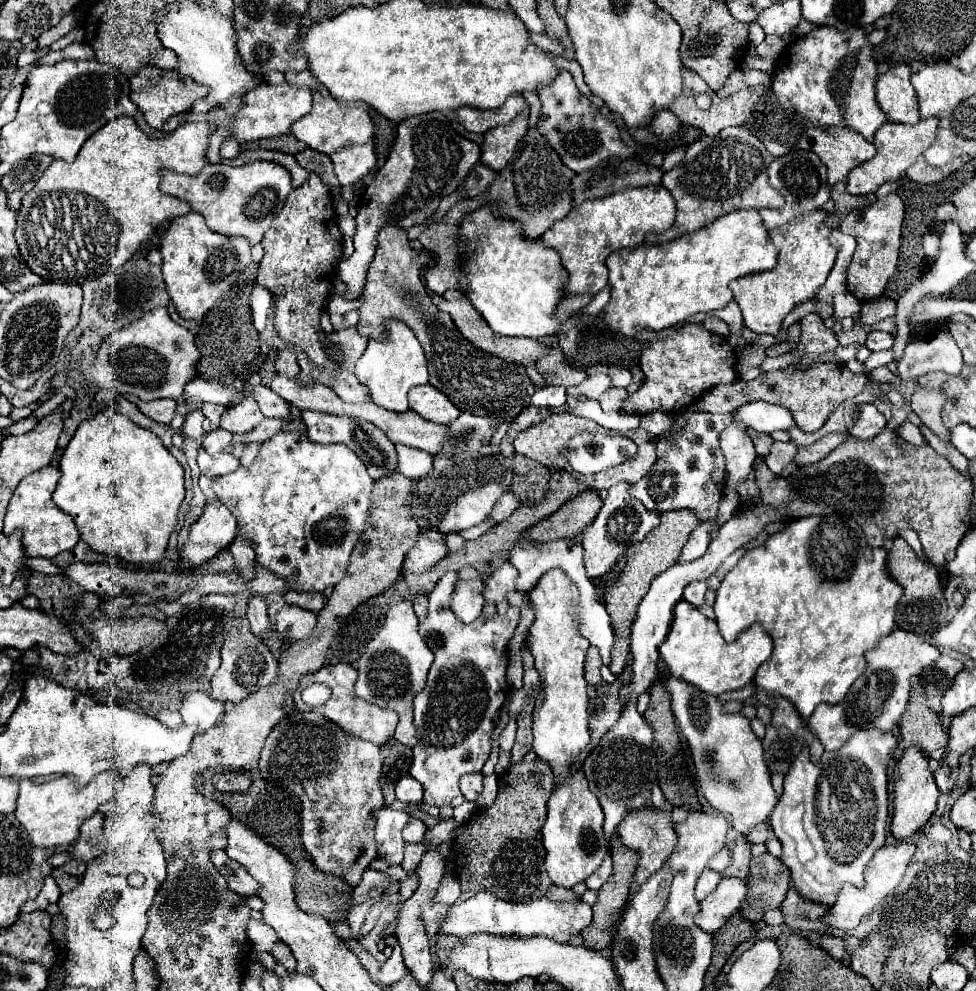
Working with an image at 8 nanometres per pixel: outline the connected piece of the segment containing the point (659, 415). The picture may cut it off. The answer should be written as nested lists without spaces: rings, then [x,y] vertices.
[[[650,412],[648,416],[642,416],[640,426],[650,434],[660,436],[664,430],[668,430],[672,426],[672,416],[664,414],[664,412]]]

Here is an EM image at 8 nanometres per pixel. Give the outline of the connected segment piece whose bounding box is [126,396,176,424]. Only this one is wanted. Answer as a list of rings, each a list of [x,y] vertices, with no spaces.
[[[126,396],[130,402],[134,402],[140,412],[160,424],[170,424],[170,420],[174,418],[174,412],[176,412],[176,400],[170,400],[170,398],[162,398],[162,400],[154,400],[154,402],[142,402],[140,398],[136,396]]]

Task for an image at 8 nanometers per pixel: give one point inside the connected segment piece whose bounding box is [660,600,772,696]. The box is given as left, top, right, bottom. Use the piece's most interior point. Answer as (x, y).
(694, 651)

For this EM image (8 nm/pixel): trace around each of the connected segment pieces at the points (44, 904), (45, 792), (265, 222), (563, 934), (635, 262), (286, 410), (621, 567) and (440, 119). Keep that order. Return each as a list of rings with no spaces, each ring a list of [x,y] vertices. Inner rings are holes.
[[[52,876],[46,878],[40,894],[36,896],[36,900],[28,900],[24,906],[22,906],[22,912],[38,912],[38,910],[46,910],[50,904],[56,904],[58,898],[60,898],[60,888],[58,884],[54,882]]]
[[[106,770],[98,774],[88,786],[78,788],[72,776],[62,776],[44,784],[32,784],[28,782],[24,788],[20,788],[18,794],[18,806],[16,806],[16,818],[24,826],[32,826],[32,832],[28,832],[30,840],[38,848],[54,848],[54,846],[66,846],[78,840],[78,828],[86,818],[90,818],[104,802],[112,800],[116,794],[116,774],[112,770]]]
[[[250,162],[242,166],[206,164],[196,176],[164,170],[160,190],[188,202],[194,212],[206,218],[210,230],[224,236],[244,236],[250,246],[256,246],[282,210],[286,196],[292,192],[292,186],[288,172],[282,166],[272,162]]]
[[[482,890],[472,898],[458,902],[448,908],[446,916],[438,924],[438,932],[454,936],[474,936],[474,934],[494,934],[494,936],[546,936],[556,942],[568,942],[572,936],[580,934],[592,922],[592,908],[582,902],[550,902],[538,898],[532,902],[506,902],[496,894]]]
[[[734,210],[726,216],[716,218],[708,226],[696,232],[688,232],[662,246],[652,246],[652,248],[638,246],[632,250],[626,248],[616,250],[606,260],[606,266],[610,268],[608,282],[612,286],[612,298],[604,308],[604,320],[614,332],[620,332],[624,336],[634,336],[638,330],[664,330],[686,320],[692,314],[720,310],[733,299],[729,289],[732,280],[754,272],[772,270],[776,266],[778,254],[780,252],[774,246],[772,238],[768,236],[768,230],[762,224],[758,210]]]
[[[256,386],[250,394],[258,402],[258,406],[260,406],[260,410],[262,410],[264,416],[268,416],[268,418],[280,418],[280,420],[294,420],[290,404],[284,398],[280,398],[278,394],[274,394],[270,388]]]
[[[674,510],[668,514],[660,514],[660,526],[654,528],[640,544],[632,544],[632,548],[628,548],[624,552],[624,556],[618,560],[618,564],[612,566],[612,570],[608,570],[602,576],[602,580],[600,580],[602,582],[602,602],[606,606],[606,612],[612,618],[612,628],[614,628],[614,646],[612,646],[612,662],[610,662],[610,672],[614,676],[620,676],[620,672],[626,666],[626,656],[630,652],[630,630],[636,620],[640,600],[646,596],[652,580],[676,564],[690,532],[696,528],[696,524],[700,524],[700,520],[690,510]]]
[[[428,112],[424,116],[414,116],[398,126],[396,142],[390,150],[386,164],[378,170],[372,184],[364,190],[358,214],[356,214],[356,234],[354,234],[354,254],[338,264],[338,276],[348,284],[346,300],[360,300],[366,284],[366,272],[378,248],[378,232],[386,224],[408,230],[424,222],[430,212],[436,212],[444,196],[450,196],[460,180],[466,178],[468,170],[480,160],[480,146],[460,136],[450,120],[442,112]]]

